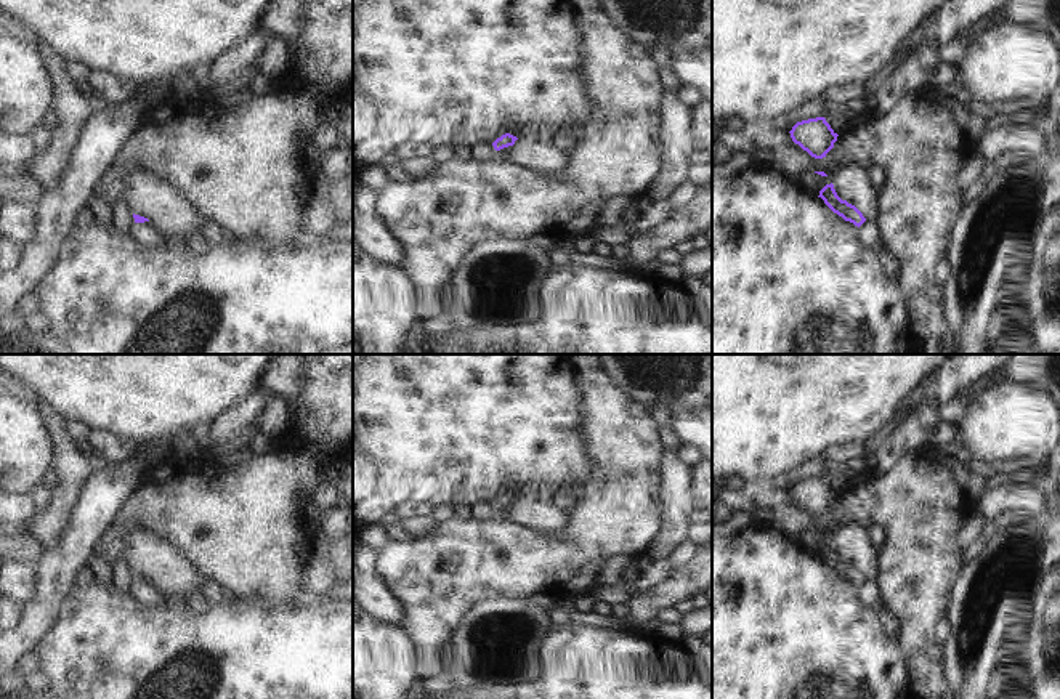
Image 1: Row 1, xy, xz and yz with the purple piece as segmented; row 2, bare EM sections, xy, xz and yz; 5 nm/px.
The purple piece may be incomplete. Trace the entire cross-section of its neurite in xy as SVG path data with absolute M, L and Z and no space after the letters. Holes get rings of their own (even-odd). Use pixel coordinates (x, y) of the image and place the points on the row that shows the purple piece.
M135 215L135 228L133 232L136 239L140 239L143 244L149 247L164 247L167 245L167 236L162 232L159 226L156 226L152 221L149 221L144 216Z

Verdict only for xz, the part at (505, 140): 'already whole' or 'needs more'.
needs more

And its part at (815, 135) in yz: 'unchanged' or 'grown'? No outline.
unchanged

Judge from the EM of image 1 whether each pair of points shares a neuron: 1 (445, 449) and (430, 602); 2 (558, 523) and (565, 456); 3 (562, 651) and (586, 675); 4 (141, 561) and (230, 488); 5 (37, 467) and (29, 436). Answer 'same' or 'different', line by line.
1: different
2: different
3: same
4: different
5: same

